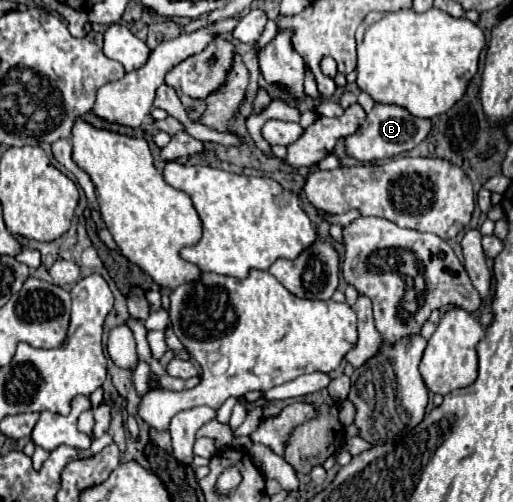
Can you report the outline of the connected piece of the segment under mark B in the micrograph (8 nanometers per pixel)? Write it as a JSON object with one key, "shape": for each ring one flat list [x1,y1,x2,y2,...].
{"shape":[[376,104,368,112,366,122,360,126,360,130,356,130,348,138,344,138,344,148,346,148,348,156,352,156,360,162,374,162,374,160,392,158,396,154,412,150,428,136,428,132,430,132,430,120,416,118,408,110,394,106,394,104]]}

